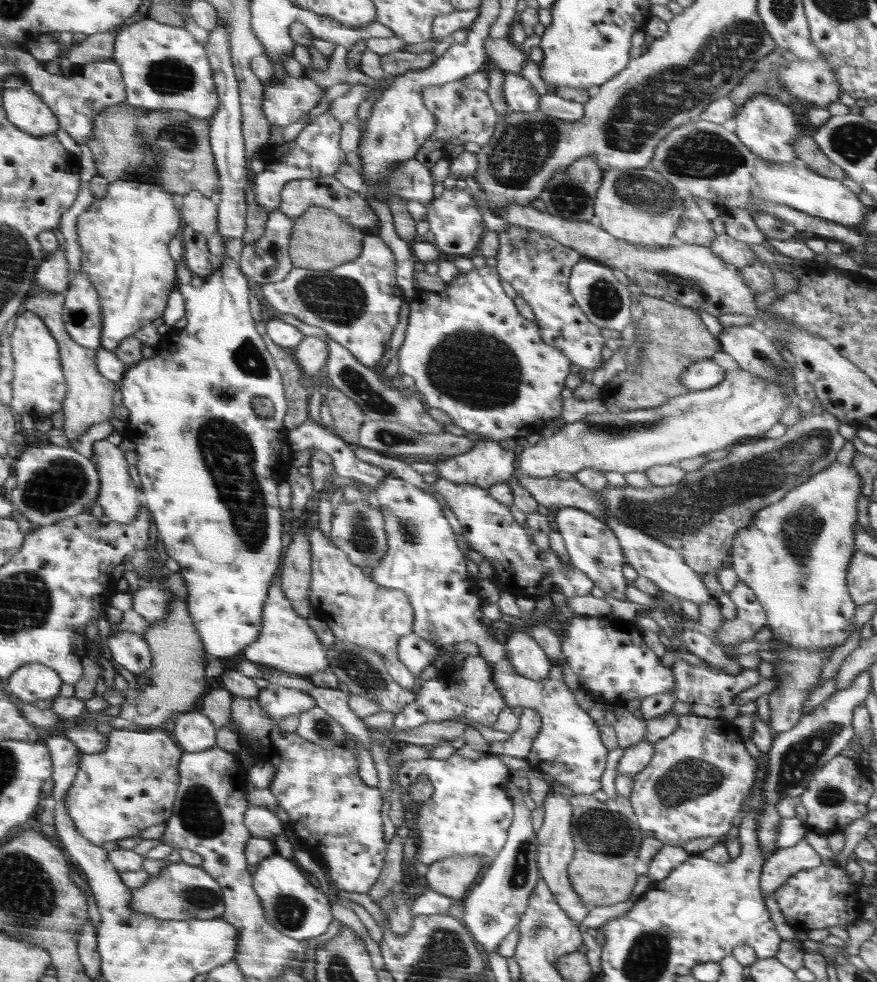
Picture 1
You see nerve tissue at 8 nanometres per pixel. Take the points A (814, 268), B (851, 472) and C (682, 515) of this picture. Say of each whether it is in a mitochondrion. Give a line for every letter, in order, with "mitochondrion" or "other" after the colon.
A: other
B: other
C: mitochondrion

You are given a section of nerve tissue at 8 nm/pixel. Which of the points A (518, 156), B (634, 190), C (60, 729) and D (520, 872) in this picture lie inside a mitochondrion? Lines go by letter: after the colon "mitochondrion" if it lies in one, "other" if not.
A: mitochondrion
B: mitochondrion
C: other
D: mitochondrion

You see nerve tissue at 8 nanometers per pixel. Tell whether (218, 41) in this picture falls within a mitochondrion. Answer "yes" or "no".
no

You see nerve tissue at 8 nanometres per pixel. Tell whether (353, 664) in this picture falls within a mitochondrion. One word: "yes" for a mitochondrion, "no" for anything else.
yes

